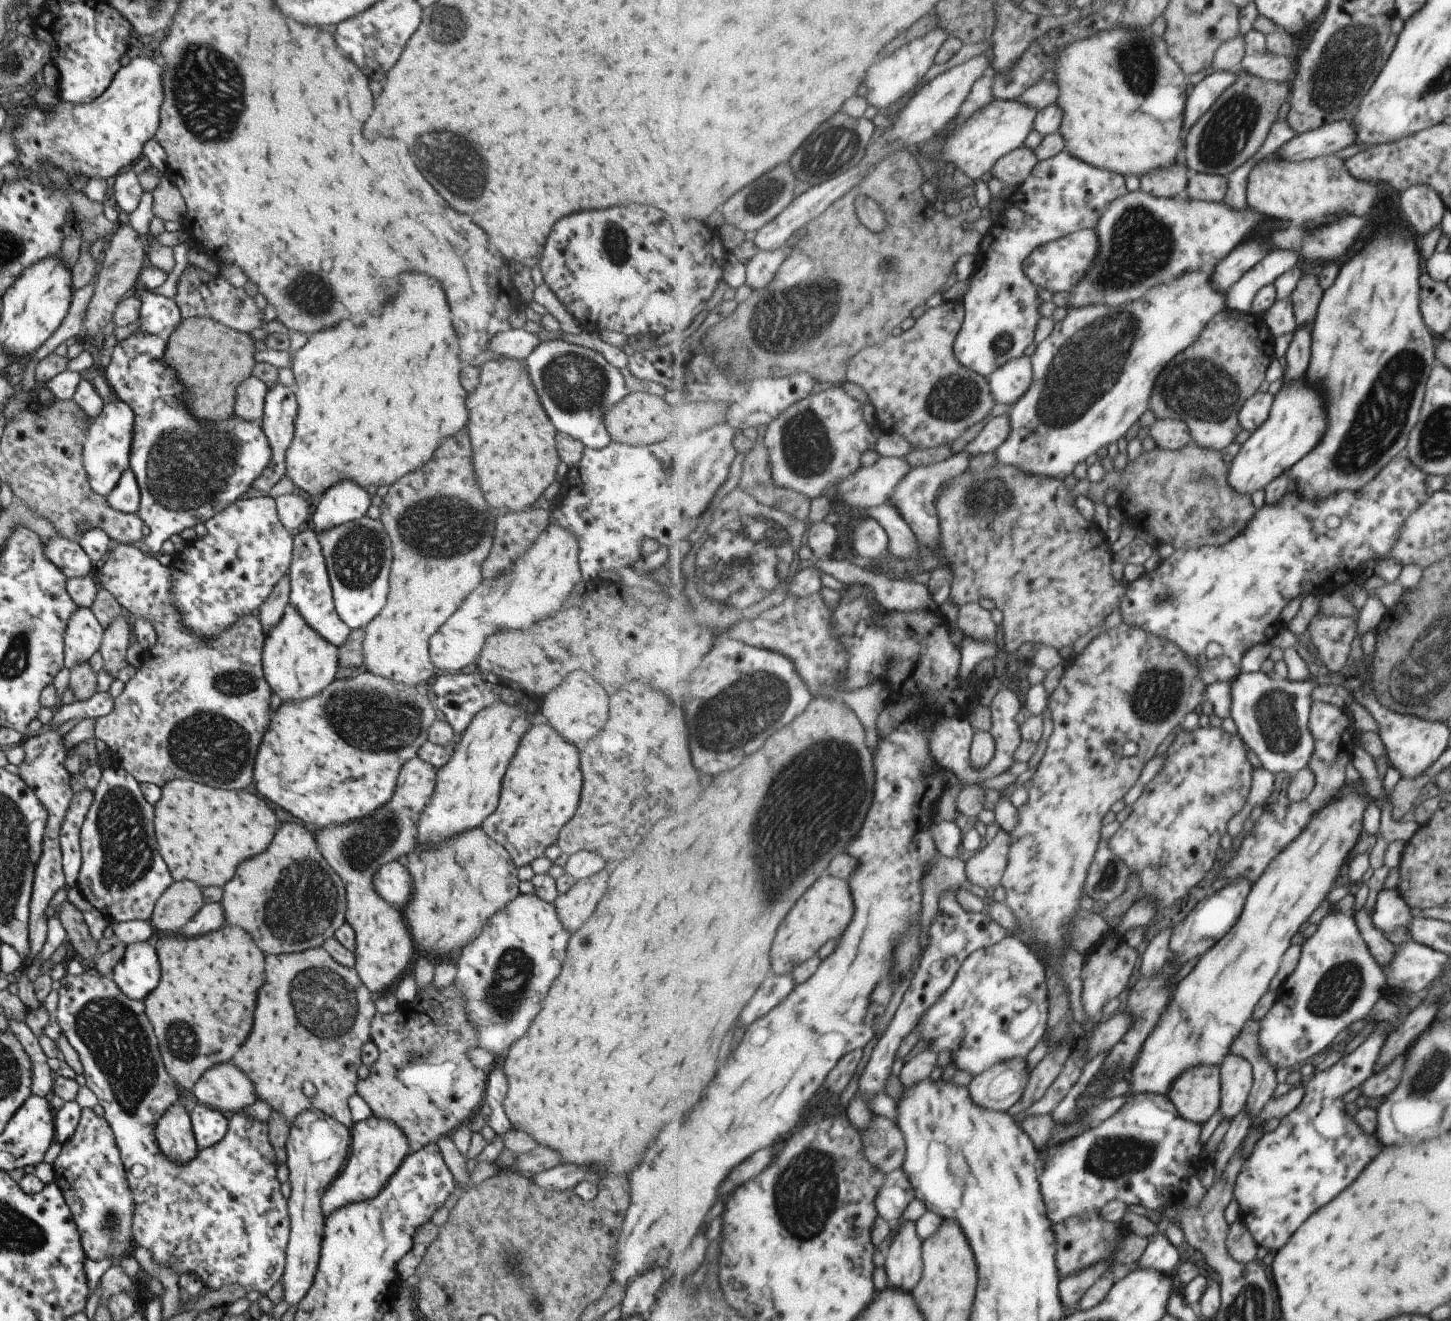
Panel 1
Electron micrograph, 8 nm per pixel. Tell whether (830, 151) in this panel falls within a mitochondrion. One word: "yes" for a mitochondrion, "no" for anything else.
yes

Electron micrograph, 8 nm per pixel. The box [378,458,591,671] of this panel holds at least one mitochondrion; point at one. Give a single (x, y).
(438, 509)

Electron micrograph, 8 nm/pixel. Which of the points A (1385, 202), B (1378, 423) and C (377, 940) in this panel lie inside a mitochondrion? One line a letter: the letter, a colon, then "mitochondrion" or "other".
A: other
B: mitochondrion
C: other

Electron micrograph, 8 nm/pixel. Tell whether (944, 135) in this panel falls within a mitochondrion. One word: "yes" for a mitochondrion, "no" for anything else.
no

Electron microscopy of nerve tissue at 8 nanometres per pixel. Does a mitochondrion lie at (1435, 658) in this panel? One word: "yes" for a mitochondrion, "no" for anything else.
yes

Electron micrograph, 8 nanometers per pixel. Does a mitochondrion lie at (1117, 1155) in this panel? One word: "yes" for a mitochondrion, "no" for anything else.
yes

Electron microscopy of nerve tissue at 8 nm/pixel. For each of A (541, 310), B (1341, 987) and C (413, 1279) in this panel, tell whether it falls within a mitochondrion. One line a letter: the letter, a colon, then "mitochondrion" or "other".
A: other
B: mitochondrion
C: other

